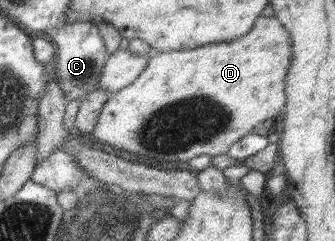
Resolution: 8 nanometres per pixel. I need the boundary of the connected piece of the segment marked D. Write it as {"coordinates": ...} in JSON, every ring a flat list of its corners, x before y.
{"coordinates":[[275,16,273,17,257,17,255,25,251,27,251,31,235,41,227,41,227,43,217,43,217,45,203,45,197,49,189,49,189,51,167,51,153,52,143,71,129,84,111,93,105,104,102,106,98,115,96,125,90,132,95,141,105,143,111,147,115,147,123,151,129,151,136,155,145,155,145,159,149,158,153,161,176,161,186,162,188,159,197,155,208,155,210,158,215,155,226,153,229,146,241,139,245,134,249,133,255,125,261,124,265,119,275,119,277,115,284,110,286,103,285,95,285,74,289,69,291,62,291,39,285,28]]}

